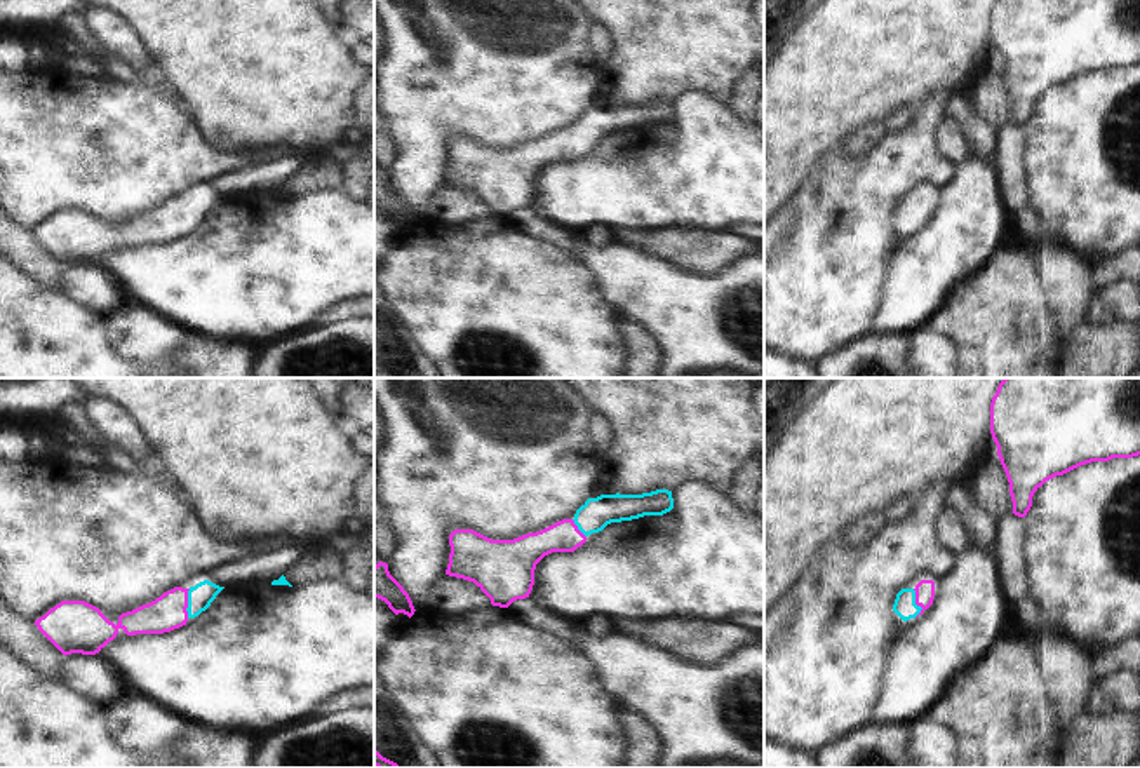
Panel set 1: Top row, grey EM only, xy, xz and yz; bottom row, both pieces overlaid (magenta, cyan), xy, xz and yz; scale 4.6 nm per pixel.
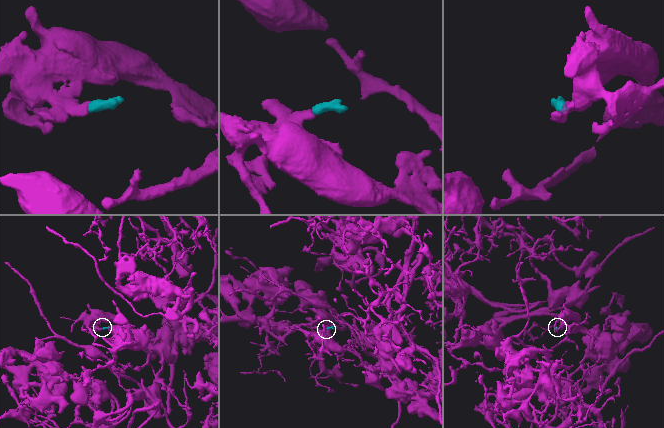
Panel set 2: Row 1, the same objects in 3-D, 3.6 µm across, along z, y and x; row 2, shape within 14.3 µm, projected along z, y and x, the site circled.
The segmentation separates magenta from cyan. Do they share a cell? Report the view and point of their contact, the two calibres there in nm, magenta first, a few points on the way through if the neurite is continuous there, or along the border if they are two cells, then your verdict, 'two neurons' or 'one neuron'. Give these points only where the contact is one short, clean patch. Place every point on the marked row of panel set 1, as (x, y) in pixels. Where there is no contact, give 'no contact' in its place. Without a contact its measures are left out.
contact yz (916, 603); calibres 100 and 100 nm; way yz (925, 591), (916, 603), (905, 608); one neuron

